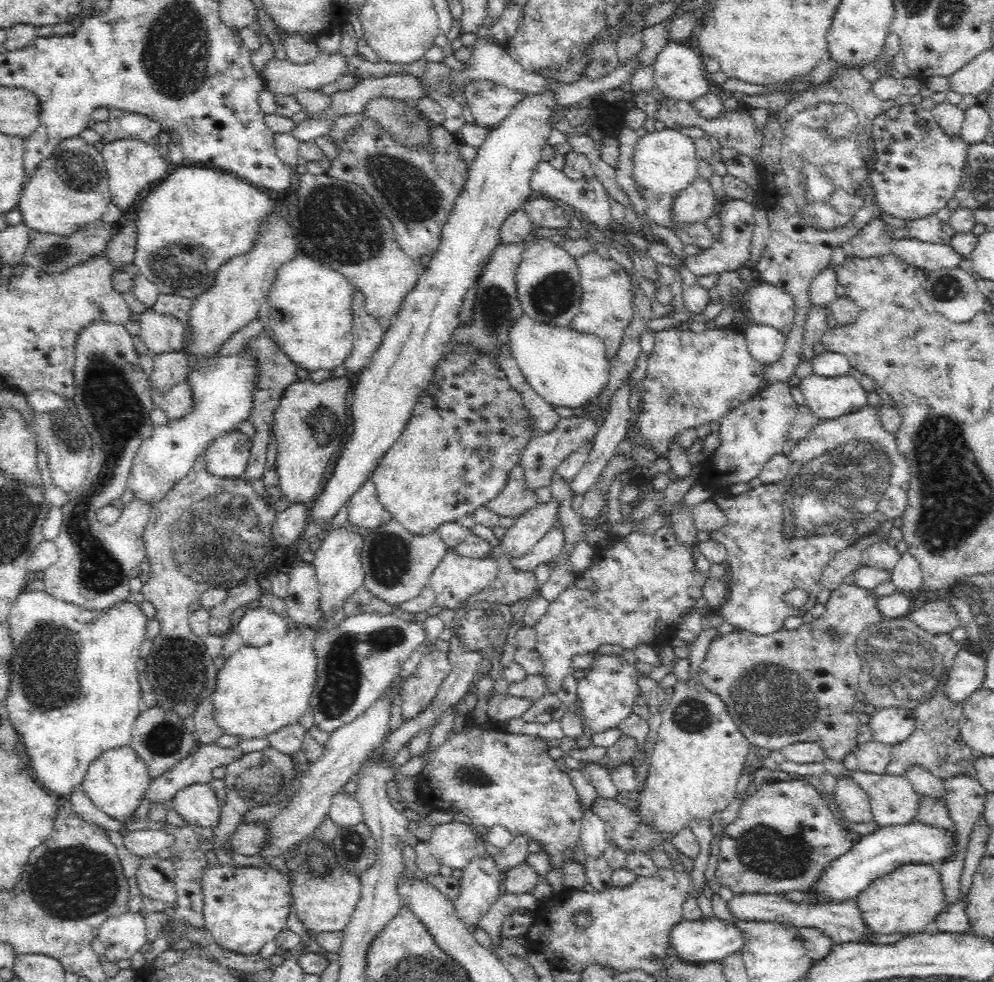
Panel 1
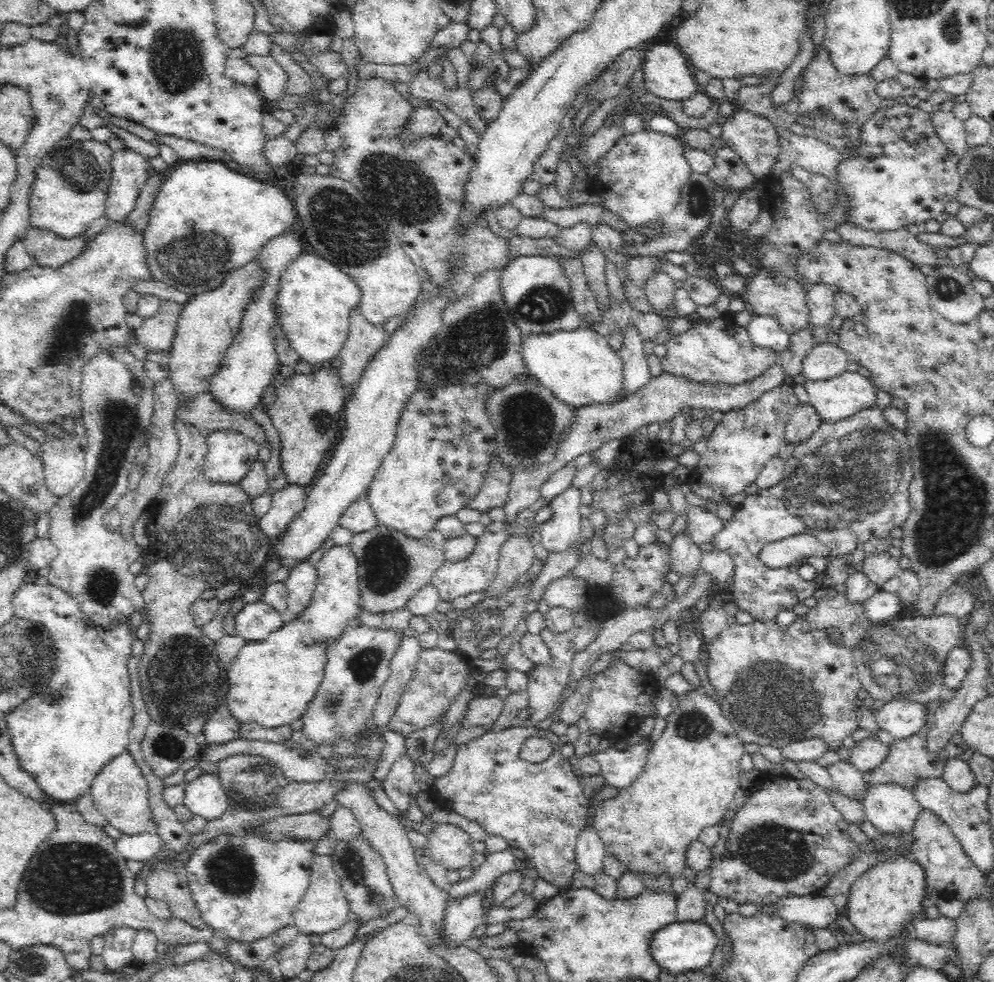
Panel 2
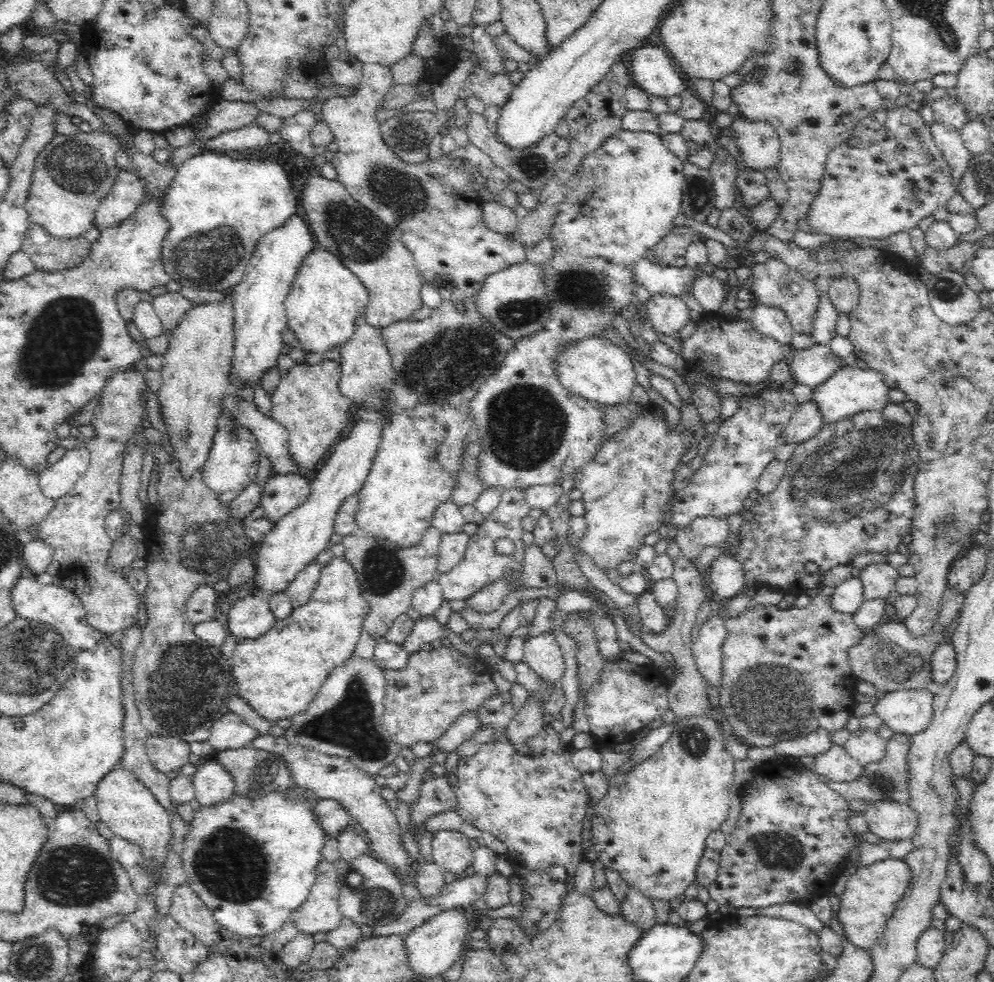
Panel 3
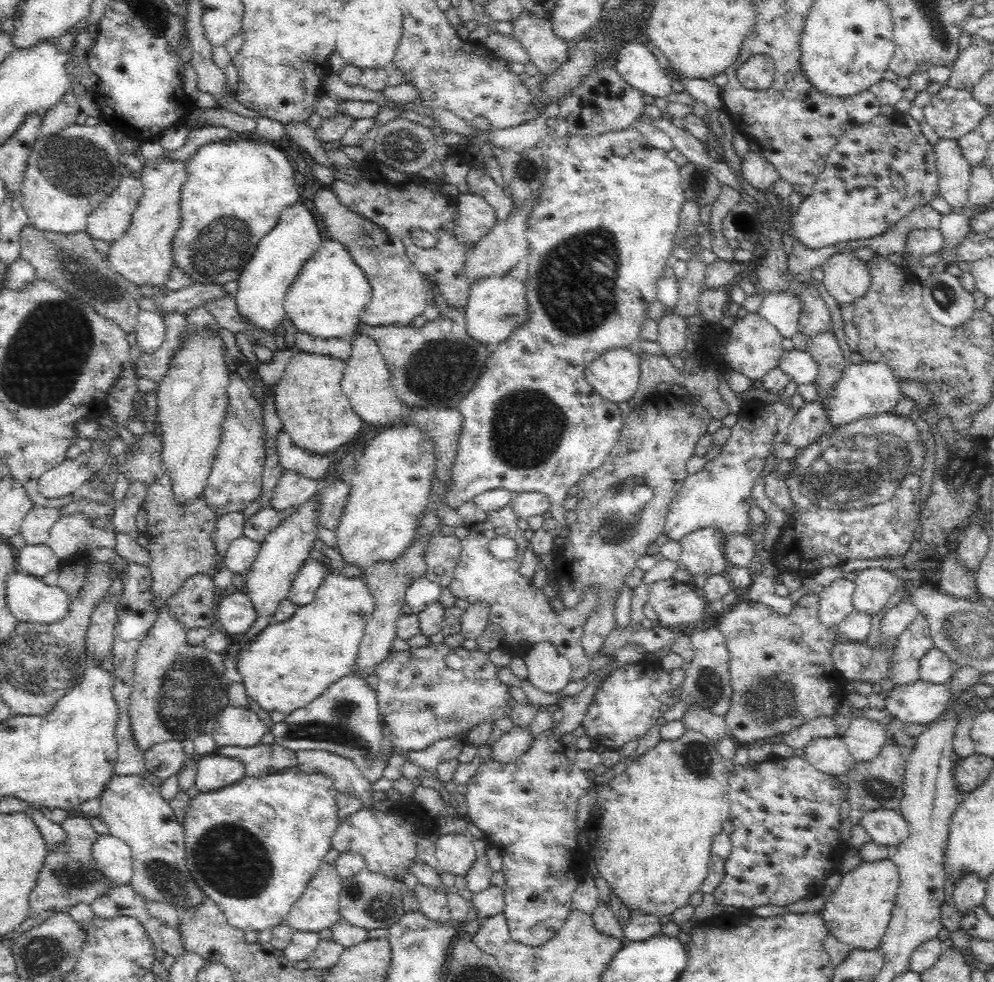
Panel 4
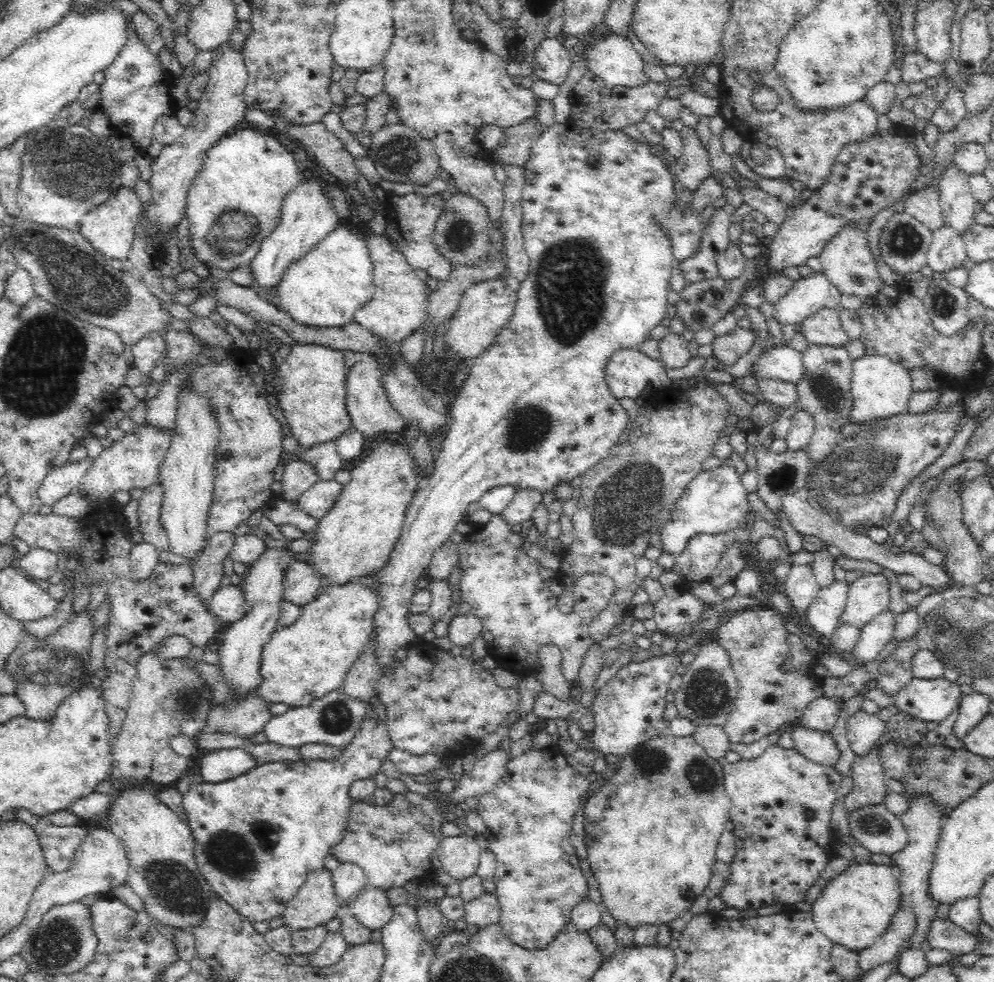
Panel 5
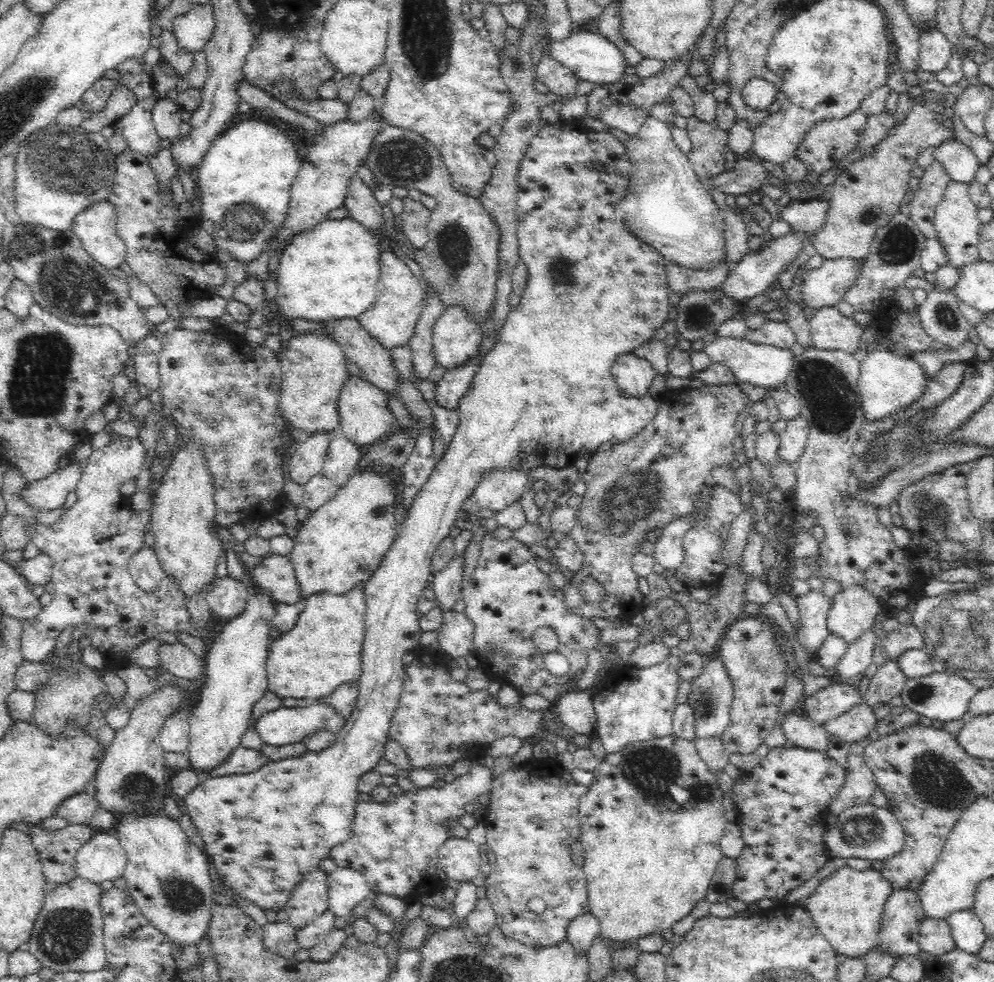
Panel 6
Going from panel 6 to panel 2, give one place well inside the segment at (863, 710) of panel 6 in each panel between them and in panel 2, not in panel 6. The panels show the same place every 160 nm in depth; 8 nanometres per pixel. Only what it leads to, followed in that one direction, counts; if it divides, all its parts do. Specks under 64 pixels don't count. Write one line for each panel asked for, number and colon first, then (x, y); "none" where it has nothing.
2: (865, 756)
3: (865, 746)
4: (864, 738)
5: (864, 730)

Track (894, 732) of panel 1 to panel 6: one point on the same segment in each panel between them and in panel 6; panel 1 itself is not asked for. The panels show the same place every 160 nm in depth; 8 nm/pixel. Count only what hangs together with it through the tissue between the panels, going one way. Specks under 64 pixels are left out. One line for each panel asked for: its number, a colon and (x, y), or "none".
2: (900, 719)
3: (908, 712)
4: (918, 703)
5: (929, 700)
6: (942, 697)

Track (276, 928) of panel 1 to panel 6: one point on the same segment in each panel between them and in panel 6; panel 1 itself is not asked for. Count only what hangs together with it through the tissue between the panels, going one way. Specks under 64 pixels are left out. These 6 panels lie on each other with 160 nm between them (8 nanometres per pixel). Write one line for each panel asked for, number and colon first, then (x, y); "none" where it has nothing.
2: (246, 888)
3: (252, 863)
4: (252, 847)
5: (256, 837)
6: (543, 396)

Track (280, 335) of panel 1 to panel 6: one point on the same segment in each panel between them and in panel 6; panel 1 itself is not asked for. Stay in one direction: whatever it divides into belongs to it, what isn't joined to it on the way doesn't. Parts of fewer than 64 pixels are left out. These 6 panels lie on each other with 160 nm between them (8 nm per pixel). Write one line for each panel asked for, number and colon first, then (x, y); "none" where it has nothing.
2: (312, 304)
3: (324, 299)
4: (326, 299)
5: (324, 289)
6: (331, 272)

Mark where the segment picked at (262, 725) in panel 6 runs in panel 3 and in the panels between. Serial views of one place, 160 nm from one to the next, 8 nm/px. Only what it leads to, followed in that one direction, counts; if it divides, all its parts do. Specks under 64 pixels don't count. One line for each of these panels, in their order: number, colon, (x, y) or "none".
3: (345, 719)
4: (344, 719)
5: (334, 719)

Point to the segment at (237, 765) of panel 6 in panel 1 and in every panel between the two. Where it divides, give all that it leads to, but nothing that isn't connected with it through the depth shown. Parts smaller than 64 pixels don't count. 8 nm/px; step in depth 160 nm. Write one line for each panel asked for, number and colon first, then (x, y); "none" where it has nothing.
1: (197, 804)
2: (204, 796)
3: (213, 786)
4: (214, 772)
5: (221, 765)

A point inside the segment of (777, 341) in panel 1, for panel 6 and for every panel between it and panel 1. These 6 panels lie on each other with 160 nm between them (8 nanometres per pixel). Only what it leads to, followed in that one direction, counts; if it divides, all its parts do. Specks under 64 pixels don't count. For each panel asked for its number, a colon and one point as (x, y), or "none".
2: (764, 331)
3: (769, 322)
4: (782, 310)
5: (809, 294)
6: (824, 287)

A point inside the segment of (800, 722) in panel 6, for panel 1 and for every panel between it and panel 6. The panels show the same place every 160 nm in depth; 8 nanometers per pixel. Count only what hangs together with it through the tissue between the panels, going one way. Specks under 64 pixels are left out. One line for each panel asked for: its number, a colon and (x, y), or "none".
1: (853, 802)
2: (851, 783)
3: (836, 764)
4: (830, 756)
5: (820, 748)

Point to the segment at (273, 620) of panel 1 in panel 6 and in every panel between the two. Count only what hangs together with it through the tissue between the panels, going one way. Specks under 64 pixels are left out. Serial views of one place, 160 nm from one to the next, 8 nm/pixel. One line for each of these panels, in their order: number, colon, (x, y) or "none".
2: (255, 622)
3: (250, 617)
4: (235, 613)
5: (228, 603)
6: (227, 597)

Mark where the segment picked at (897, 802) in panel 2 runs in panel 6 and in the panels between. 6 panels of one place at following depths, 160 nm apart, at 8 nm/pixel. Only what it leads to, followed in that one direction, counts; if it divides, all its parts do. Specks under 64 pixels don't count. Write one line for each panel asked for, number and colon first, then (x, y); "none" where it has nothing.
3: (893, 820)
4: (884, 826)
5: (875, 828)
6: (869, 832)

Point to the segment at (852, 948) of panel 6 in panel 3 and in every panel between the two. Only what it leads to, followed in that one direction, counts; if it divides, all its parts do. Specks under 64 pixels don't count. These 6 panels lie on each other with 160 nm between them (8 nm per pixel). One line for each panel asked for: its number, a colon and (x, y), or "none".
3: (871, 895)
4: (857, 913)
5: (855, 907)

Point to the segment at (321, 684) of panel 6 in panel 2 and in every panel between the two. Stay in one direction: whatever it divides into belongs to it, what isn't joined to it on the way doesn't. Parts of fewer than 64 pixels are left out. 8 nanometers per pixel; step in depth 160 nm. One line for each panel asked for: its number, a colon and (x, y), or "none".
2: (271, 683)
3: (277, 675)
4: (286, 665)
5: (301, 662)

